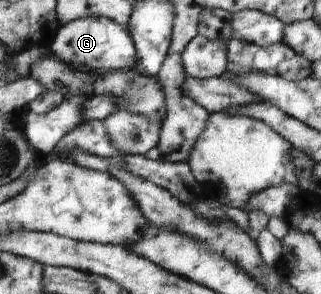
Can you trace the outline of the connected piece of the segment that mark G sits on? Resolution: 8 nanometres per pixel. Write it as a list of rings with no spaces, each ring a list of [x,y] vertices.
[[[78,18],[60,27],[48,48],[60,61],[92,72],[116,72],[136,67],[137,49],[128,27],[110,18]]]

